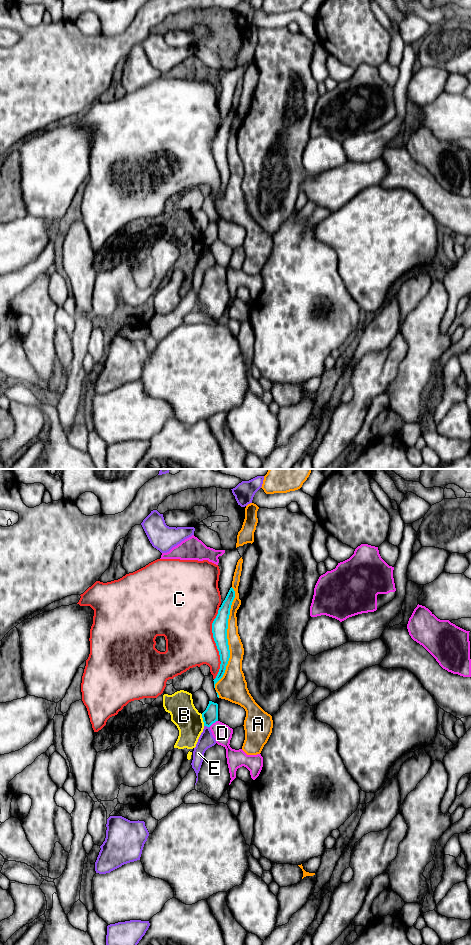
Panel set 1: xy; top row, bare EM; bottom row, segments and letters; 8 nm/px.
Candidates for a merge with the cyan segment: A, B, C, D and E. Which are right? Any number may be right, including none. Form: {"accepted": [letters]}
{"accepted": []}

